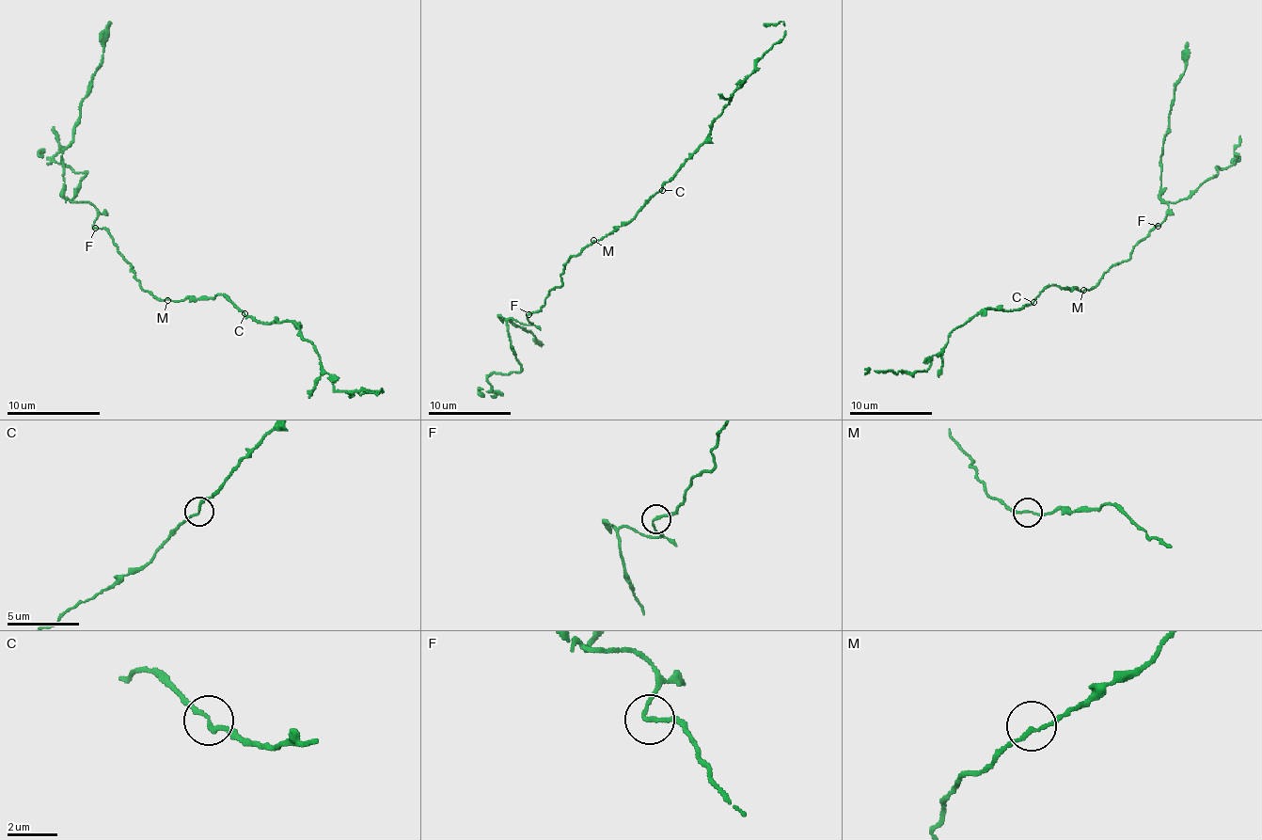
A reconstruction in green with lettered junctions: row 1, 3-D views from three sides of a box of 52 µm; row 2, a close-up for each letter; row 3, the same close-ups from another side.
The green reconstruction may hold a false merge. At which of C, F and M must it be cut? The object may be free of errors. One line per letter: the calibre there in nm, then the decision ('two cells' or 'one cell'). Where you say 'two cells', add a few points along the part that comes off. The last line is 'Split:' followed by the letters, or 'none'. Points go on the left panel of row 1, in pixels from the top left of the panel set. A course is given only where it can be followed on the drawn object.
C: 160 nm | one cell
F: 150 nm | one cell
M: 140 nm | one cell
Split: none

